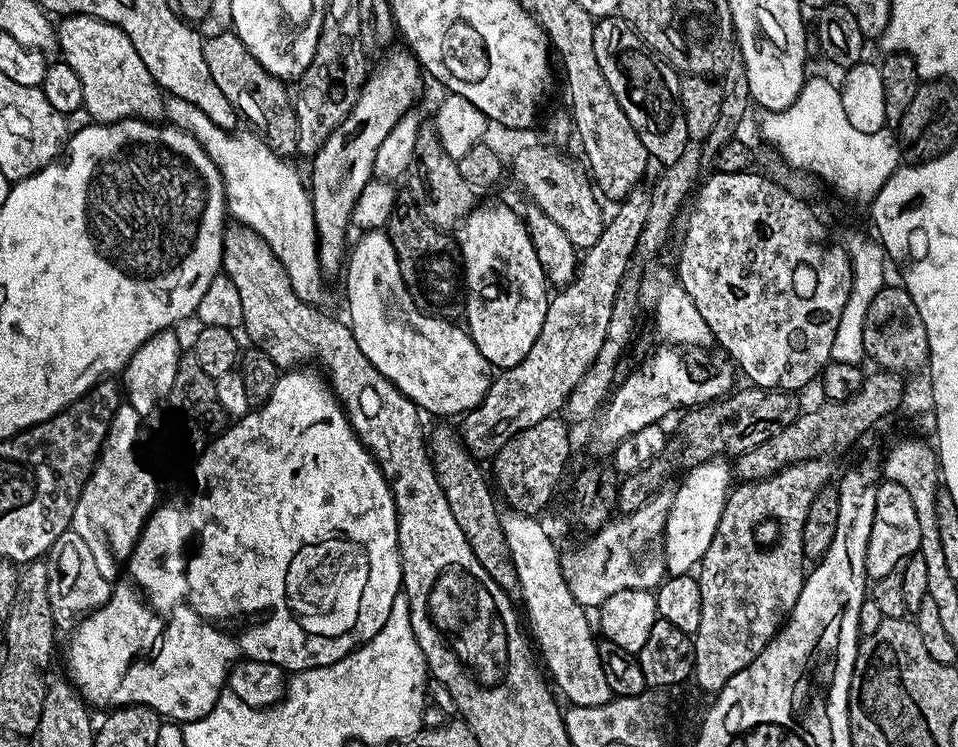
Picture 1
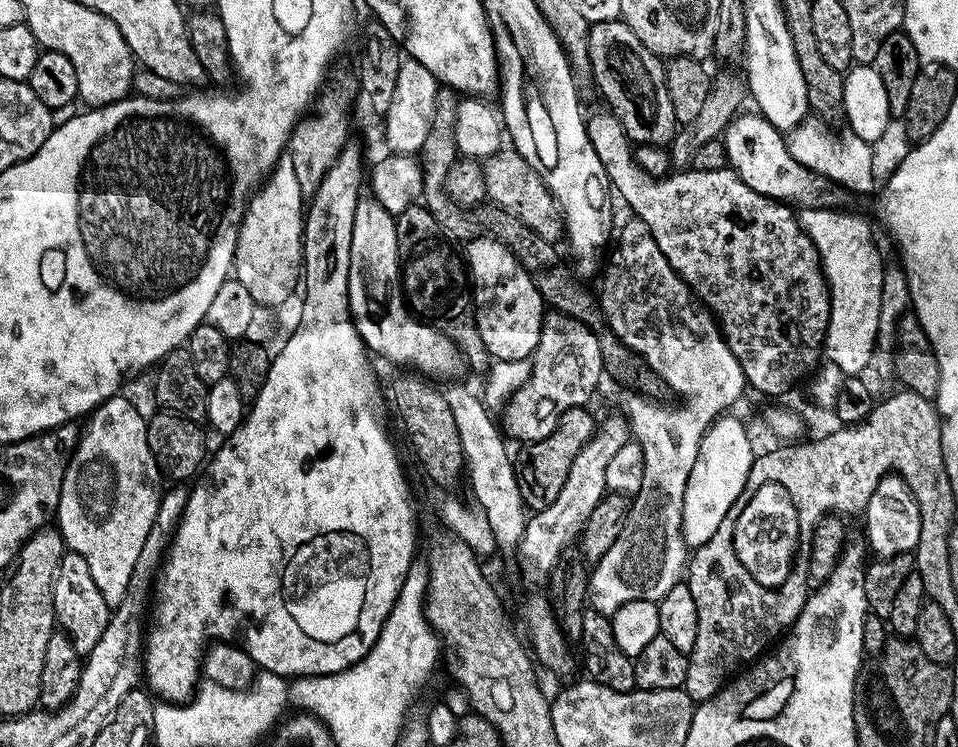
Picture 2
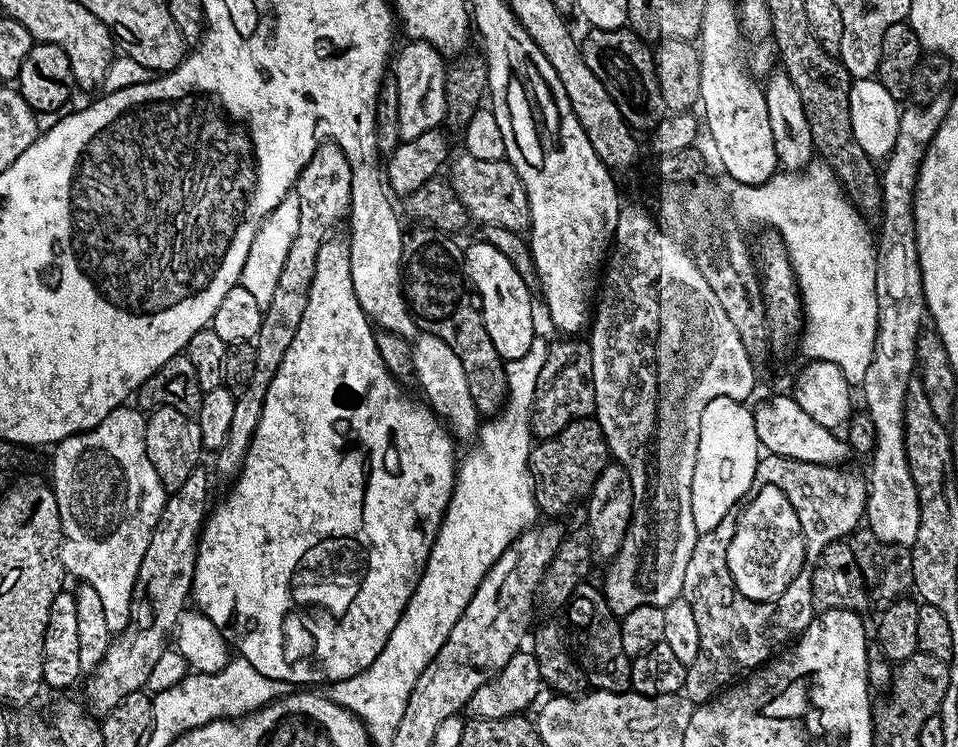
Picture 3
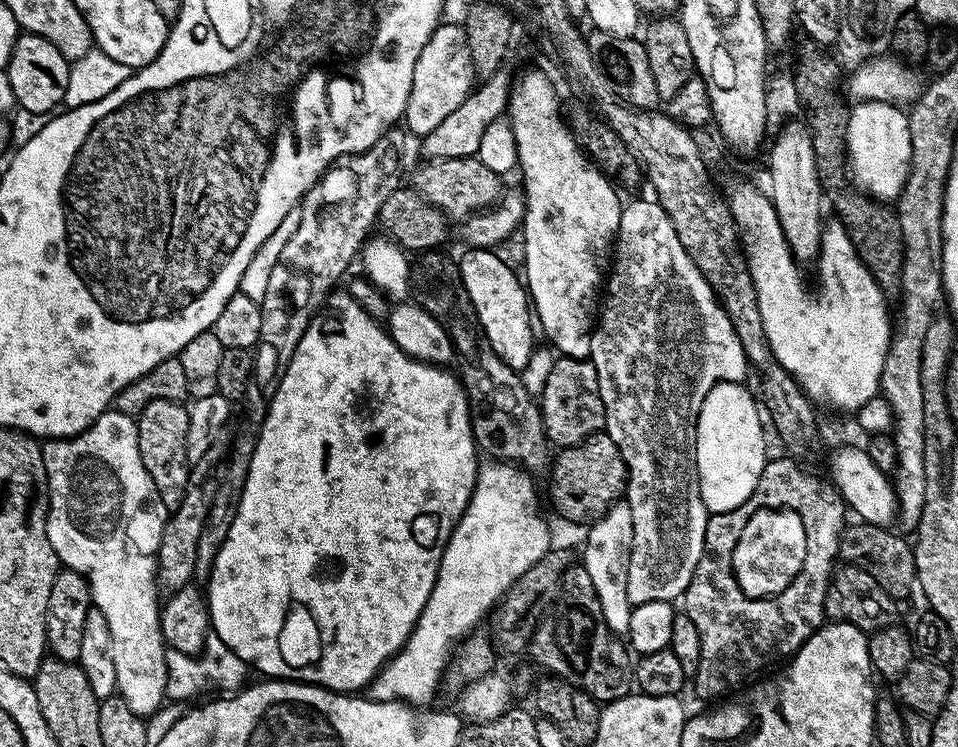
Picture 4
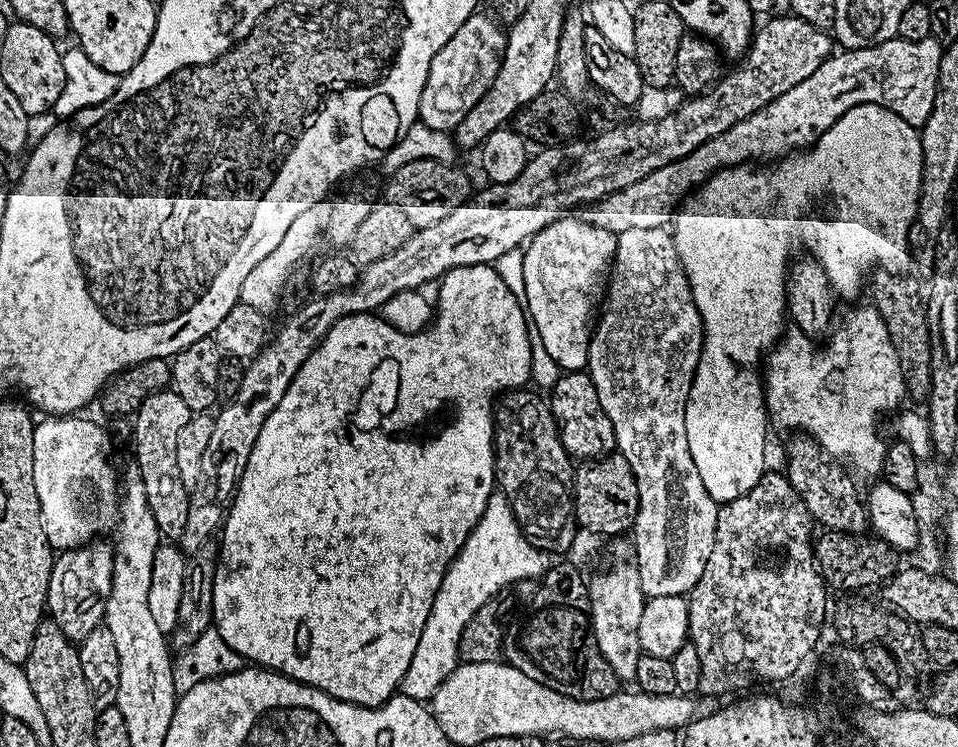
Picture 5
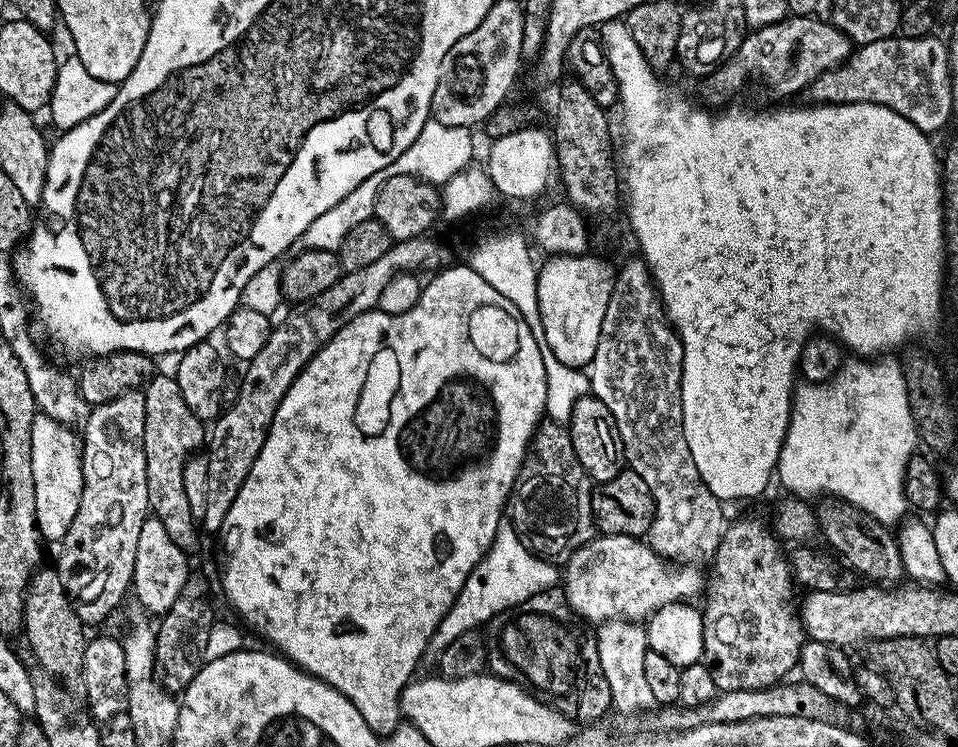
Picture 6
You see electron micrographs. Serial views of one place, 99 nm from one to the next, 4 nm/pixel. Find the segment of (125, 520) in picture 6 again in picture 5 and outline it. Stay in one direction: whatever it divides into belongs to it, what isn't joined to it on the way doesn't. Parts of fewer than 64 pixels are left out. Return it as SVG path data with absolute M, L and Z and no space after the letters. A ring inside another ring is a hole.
M89 542L61 551L52 562L46 612L73 642L85 640L90 630L104 624L106 606L112 597L112 579L116 573L114 548L111 543L100 543Z

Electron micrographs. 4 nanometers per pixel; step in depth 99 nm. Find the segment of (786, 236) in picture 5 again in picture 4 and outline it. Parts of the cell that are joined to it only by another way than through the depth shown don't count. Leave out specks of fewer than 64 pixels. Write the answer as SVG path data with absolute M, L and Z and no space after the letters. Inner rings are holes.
M878 100L857 103L848 113L848 151L850 172L857 189L881 201L892 202L904 189L912 165L908 117L895 104ZM740 382L714 385L706 394L696 419L696 469L700 493L702 502L712 514L729 512L749 500L766 463L761 409L757 397L752 397L744 387Z

